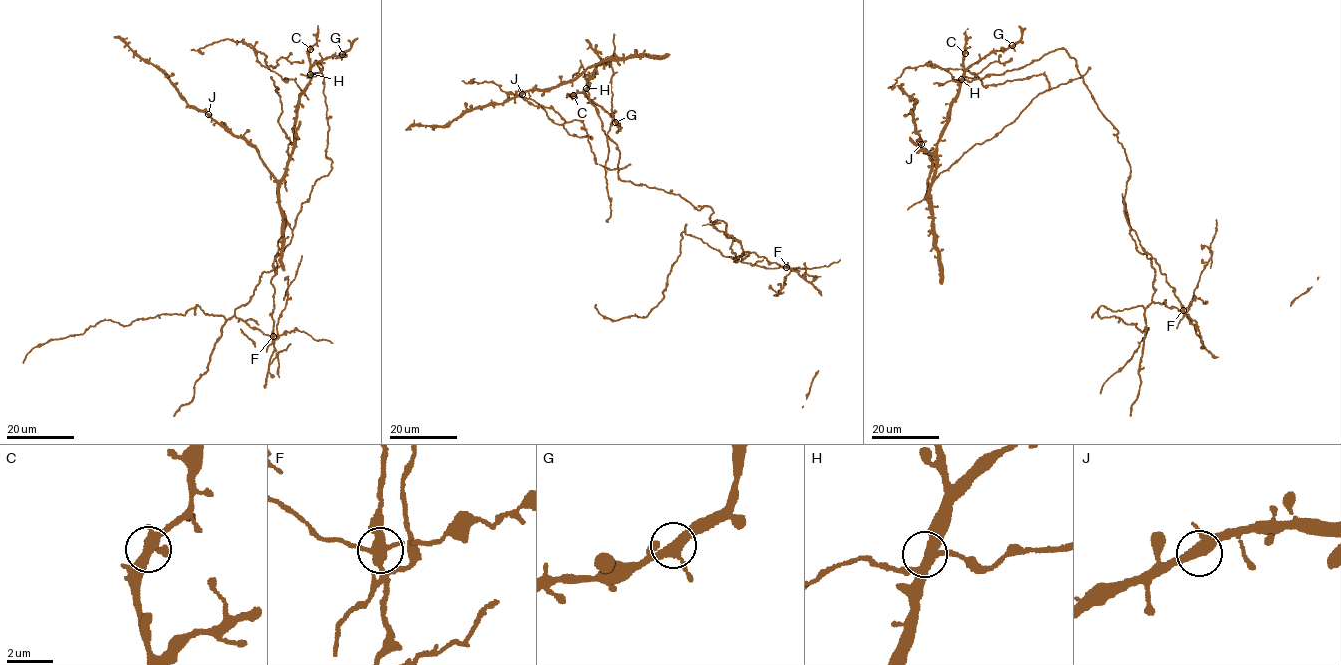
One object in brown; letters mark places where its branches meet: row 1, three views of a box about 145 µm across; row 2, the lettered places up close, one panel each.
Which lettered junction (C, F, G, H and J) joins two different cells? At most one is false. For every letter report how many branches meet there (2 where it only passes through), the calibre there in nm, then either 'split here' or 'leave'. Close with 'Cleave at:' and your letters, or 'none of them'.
C: branches 3; calibre 360 nm; leave
F: branches 3; calibre 360 nm; split here
G: branches 3; calibre 360 nm; leave
H: branches 3; calibre 360 nm; leave
J: branches 3; calibre 360 nm; leave
Cleave at: F

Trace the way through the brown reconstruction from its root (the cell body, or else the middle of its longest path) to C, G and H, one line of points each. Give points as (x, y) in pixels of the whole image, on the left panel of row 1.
C: (328, 131), (324, 81), (316, 61), (323, 66), (321, 72), (312, 72), (308, 77), (311, 73), (310, 49)
G: (328, 131), (324, 81), (316, 62), (323, 66), (321, 72), (308, 76), (315, 62), (342, 54)
H: (328, 131), (324, 81), (317, 61), (323, 69), (308, 77), (310, 74)

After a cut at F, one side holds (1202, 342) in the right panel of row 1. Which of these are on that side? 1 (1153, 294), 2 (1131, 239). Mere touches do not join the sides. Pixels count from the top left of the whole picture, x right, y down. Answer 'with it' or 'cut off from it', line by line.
1: cut off from it
2: cut off from it

